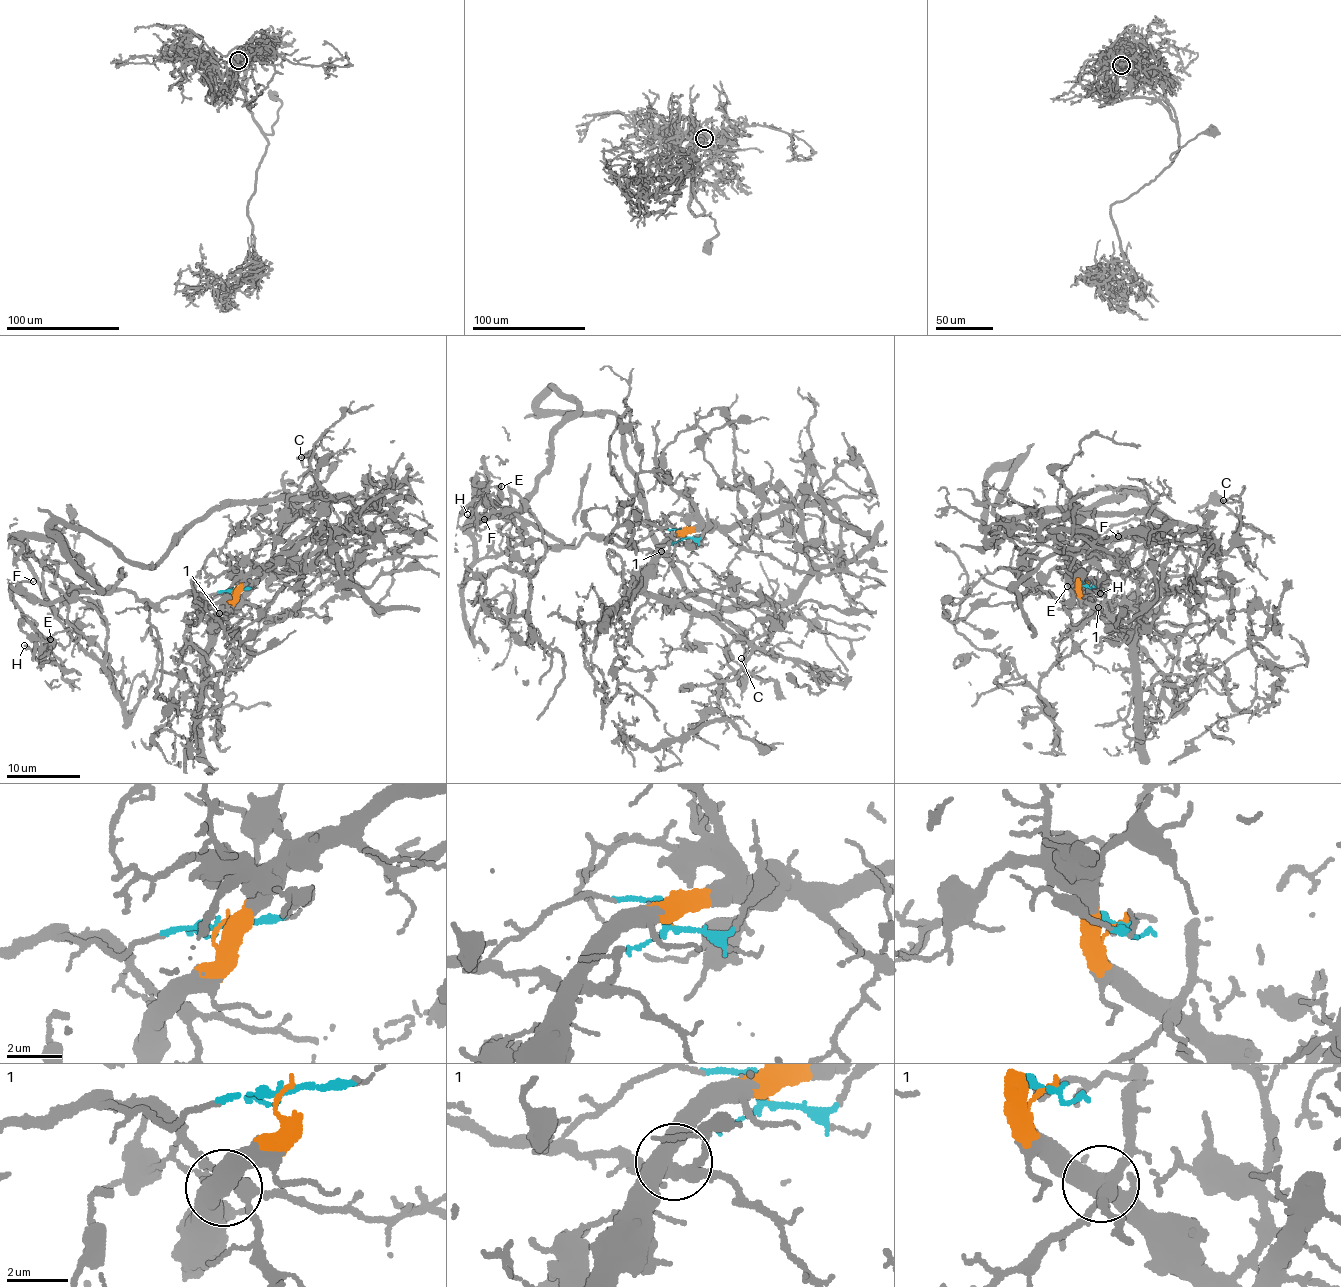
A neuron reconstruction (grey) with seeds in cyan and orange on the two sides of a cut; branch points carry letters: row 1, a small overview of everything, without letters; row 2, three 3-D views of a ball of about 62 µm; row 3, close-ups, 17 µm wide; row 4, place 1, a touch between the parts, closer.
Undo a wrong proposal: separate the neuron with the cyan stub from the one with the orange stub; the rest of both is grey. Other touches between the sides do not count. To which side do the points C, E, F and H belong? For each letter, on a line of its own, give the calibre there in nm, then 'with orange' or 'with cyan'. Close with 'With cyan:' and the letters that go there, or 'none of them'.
C: 120 nm | with orange
E: 100 nm | with cyan
F: 130 nm | with cyan
H: 150 nm | with cyan
With cyan: E, F, H

